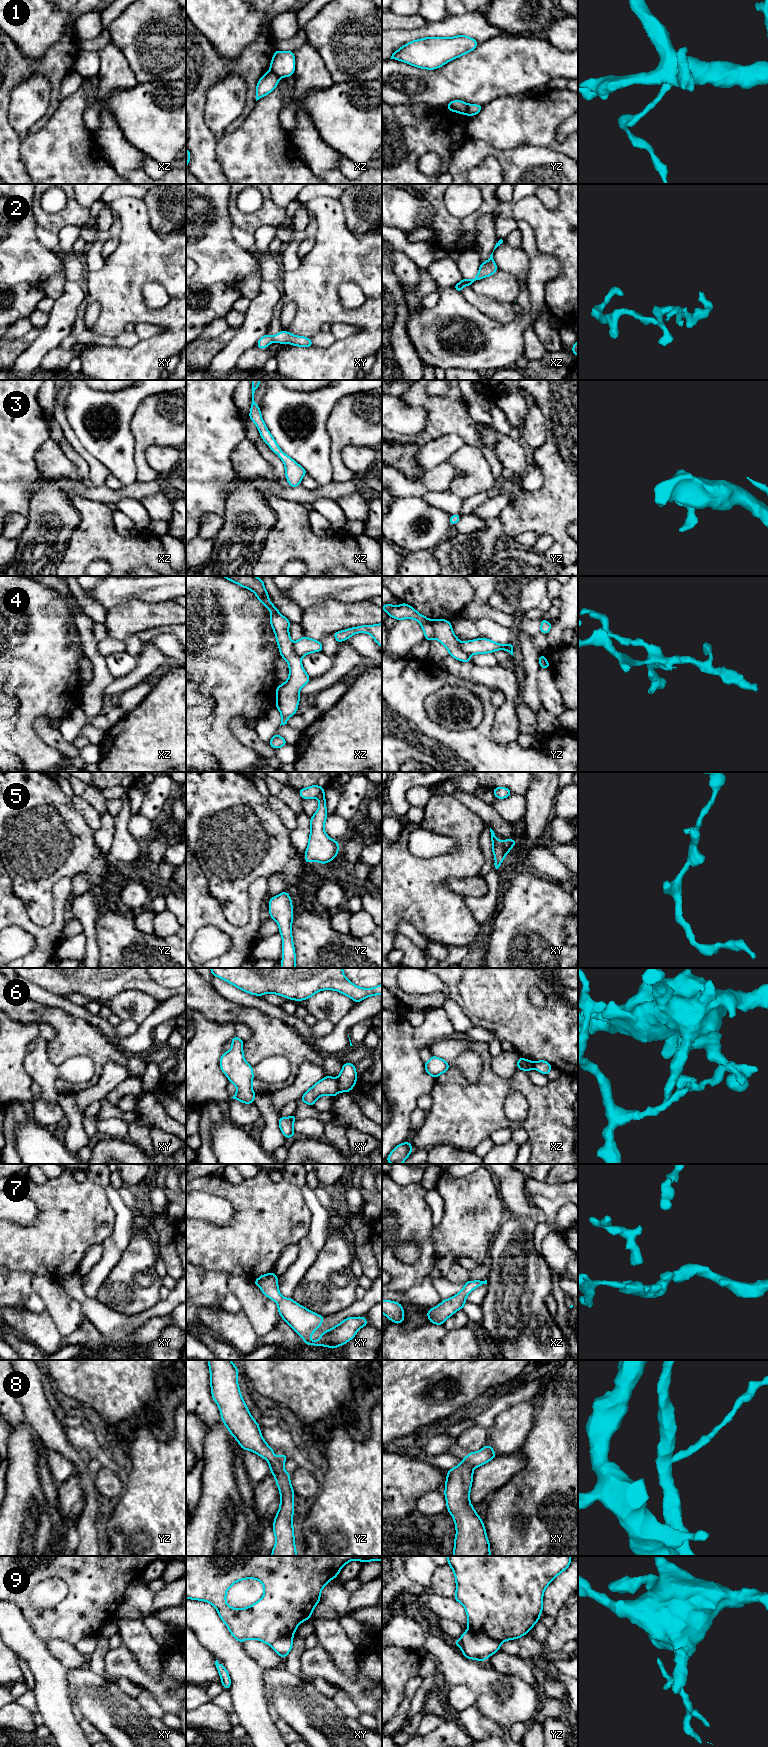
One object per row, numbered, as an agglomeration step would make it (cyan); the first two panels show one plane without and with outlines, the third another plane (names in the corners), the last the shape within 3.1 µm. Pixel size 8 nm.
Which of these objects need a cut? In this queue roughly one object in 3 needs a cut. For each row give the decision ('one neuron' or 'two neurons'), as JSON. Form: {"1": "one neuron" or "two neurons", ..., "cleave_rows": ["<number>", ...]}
{"1": "two neurons", "2": "one neuron", "3": "one neuron", "4": "two neurons", "5": "one neuron", "6": "two neurons", "7": "one neuron", "8": "two neurons", "9": "two neurons", "cleave_rows": ["1", "4", "6", "8", "9"]}

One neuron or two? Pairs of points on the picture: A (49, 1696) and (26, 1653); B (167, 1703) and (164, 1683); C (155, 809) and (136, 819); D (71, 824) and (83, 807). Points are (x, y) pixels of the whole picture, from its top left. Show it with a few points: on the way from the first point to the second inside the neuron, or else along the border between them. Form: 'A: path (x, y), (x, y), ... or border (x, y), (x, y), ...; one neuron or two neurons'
A: path (49, 1685), (49, 1676), (37, 1664); one neuron
B: path (164, 1698), (164, 1688); one neuron
C: border (138, 813), (155, 823); two neurons
D: border (71, 798), (75, 808), (93, 831); two neurons

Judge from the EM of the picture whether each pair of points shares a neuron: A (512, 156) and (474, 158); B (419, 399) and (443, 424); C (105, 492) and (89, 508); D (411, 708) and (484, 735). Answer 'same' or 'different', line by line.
A: same
B: same
C: different
D: same

